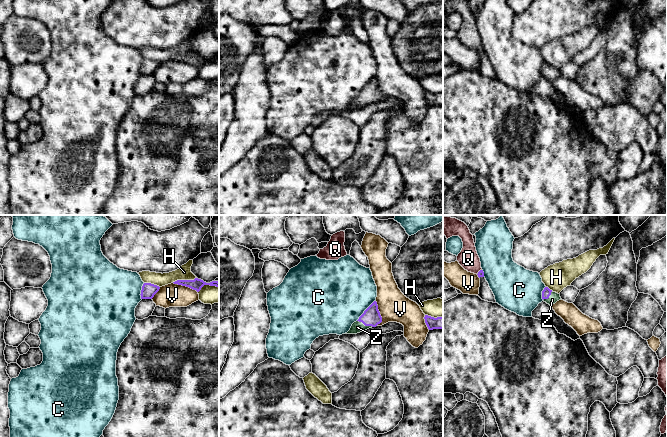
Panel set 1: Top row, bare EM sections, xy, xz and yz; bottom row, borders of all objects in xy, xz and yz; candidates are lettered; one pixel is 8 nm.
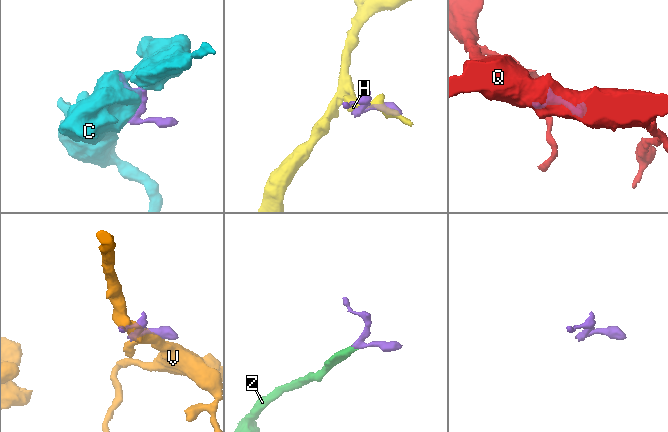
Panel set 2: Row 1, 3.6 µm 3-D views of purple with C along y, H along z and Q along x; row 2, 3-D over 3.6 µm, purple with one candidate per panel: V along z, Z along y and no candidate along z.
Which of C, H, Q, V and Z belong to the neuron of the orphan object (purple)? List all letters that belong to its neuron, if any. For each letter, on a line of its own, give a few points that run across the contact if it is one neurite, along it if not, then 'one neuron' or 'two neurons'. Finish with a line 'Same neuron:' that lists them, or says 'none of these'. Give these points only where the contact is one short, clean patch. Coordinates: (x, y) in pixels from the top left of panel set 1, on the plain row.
C: two neurons
H: two neurons
Q: yz (481, 45), (477, 50) | two neurons
V: two neurons
Z: xz (371, 93), (365, 101), (357, 103) | one neuron
Same neuron: Z

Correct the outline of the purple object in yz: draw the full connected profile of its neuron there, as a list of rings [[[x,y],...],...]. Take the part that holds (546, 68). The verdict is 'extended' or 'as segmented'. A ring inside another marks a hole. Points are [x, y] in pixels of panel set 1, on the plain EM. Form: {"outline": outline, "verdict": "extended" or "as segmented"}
{"outline": [[[545,63],[542,67],[542,75],[544,78],[552,82],[557,77],[561,76],[560,70],[553,68],[548,63]]], "verdict": "extended"}

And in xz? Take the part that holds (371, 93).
{"outline": [[[374,77],[345,110],[357,110],[369,104],[376,103],[381,98],[382,93],[378,86],[377,78]]], "verdict": "extended"}

